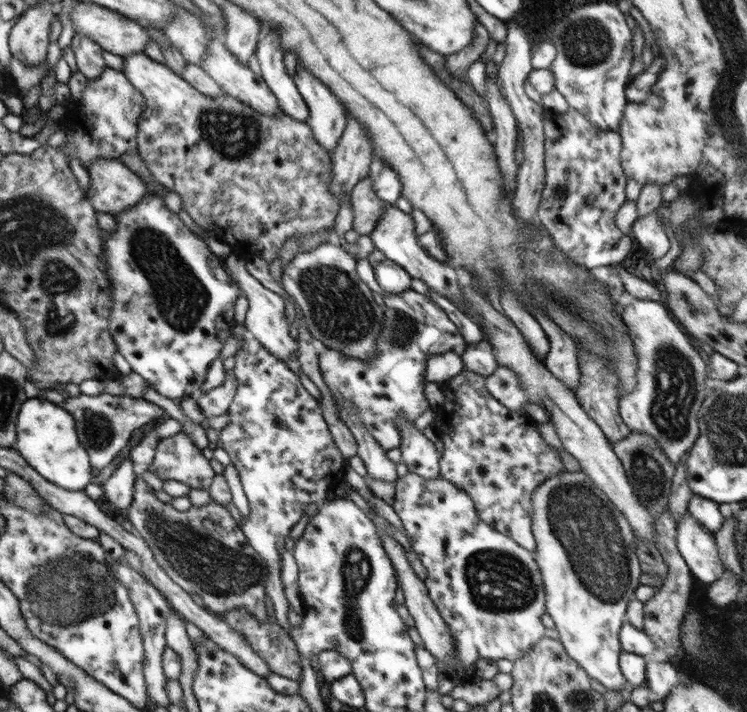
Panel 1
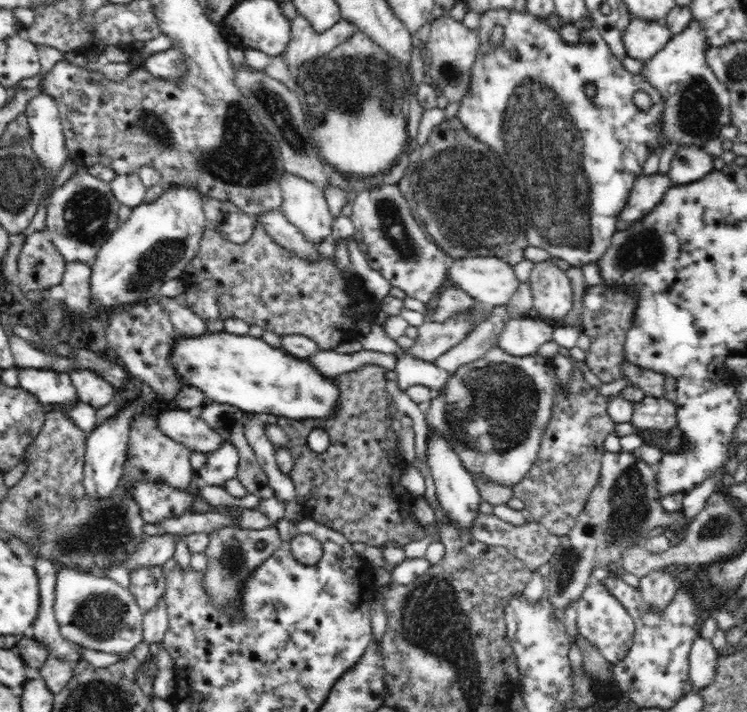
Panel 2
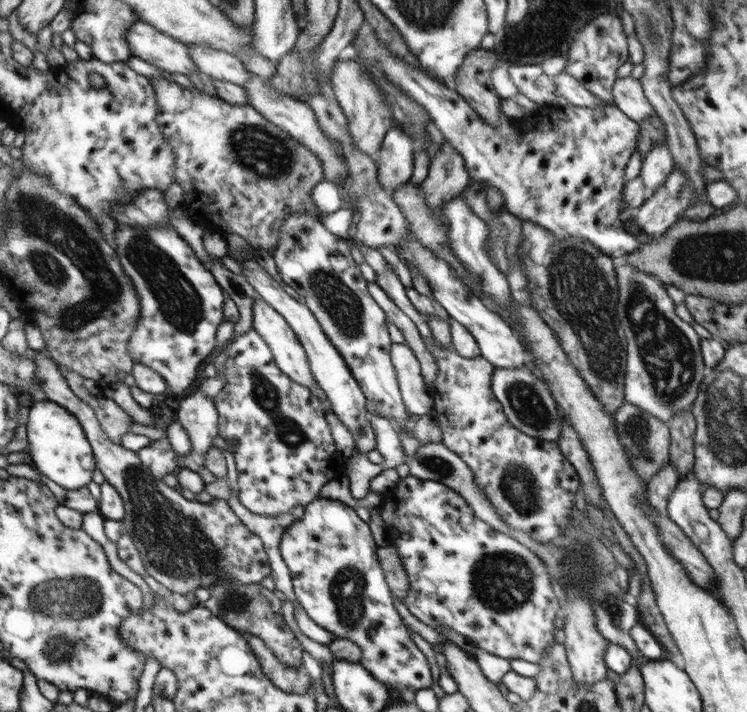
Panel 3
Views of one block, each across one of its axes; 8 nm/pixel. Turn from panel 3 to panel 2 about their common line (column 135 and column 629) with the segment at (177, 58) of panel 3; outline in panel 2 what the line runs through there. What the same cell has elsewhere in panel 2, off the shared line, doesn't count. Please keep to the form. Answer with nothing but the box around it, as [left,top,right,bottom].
[622,18,672,61]

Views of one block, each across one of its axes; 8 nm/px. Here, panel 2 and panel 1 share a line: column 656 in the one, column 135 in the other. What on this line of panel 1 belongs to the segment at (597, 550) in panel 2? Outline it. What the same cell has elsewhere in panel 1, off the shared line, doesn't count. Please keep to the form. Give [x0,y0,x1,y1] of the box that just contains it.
[122,469,268,622]

